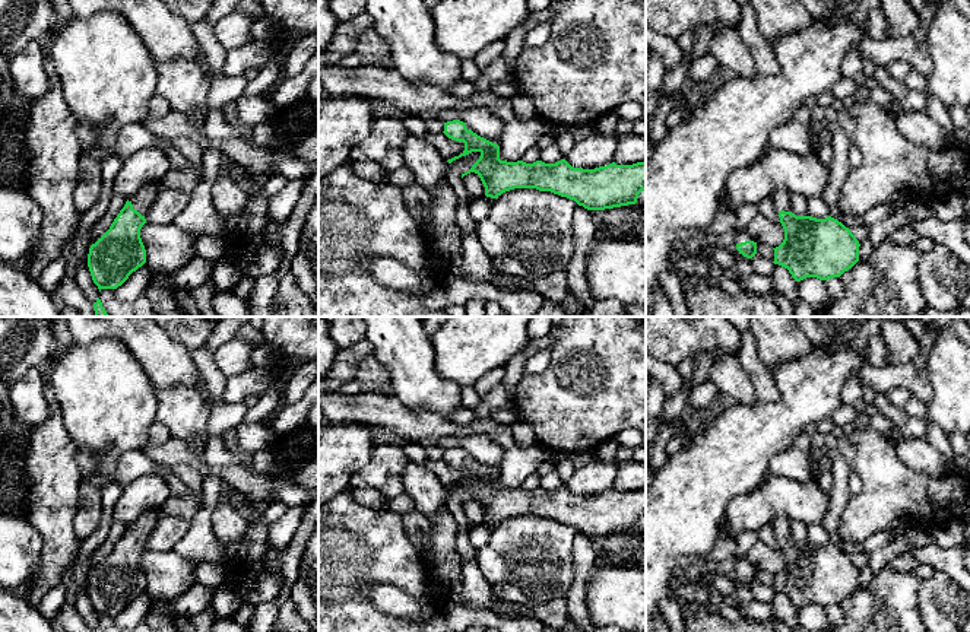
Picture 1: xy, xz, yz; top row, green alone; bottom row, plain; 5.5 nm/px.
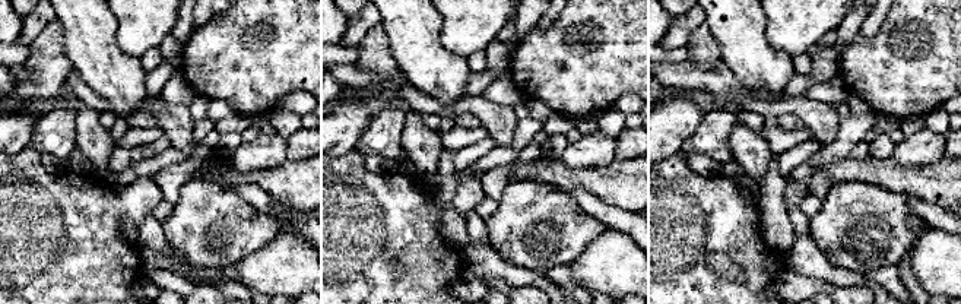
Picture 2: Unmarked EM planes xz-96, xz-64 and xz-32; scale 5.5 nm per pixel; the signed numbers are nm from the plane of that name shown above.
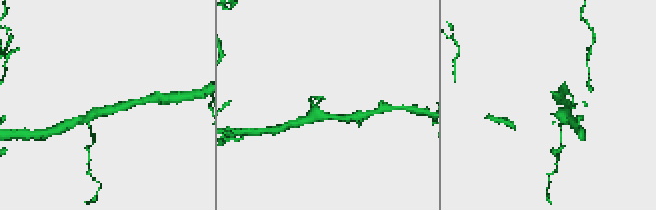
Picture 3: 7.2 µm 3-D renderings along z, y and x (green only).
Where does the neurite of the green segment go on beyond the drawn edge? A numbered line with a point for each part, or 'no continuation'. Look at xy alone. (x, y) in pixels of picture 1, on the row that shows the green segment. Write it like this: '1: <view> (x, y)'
1: xy (142, 199)

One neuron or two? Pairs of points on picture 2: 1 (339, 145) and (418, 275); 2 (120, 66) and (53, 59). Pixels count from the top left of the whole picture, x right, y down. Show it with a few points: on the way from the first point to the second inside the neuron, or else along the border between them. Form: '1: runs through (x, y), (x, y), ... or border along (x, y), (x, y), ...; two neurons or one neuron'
1: border along (354, 148), (336, 157); two neurons
2: border along (62, 27), (66, 56), (75, 69); two neurons

